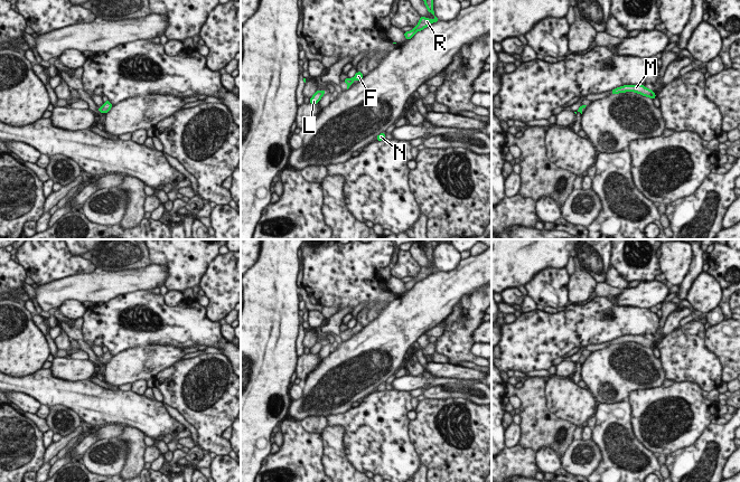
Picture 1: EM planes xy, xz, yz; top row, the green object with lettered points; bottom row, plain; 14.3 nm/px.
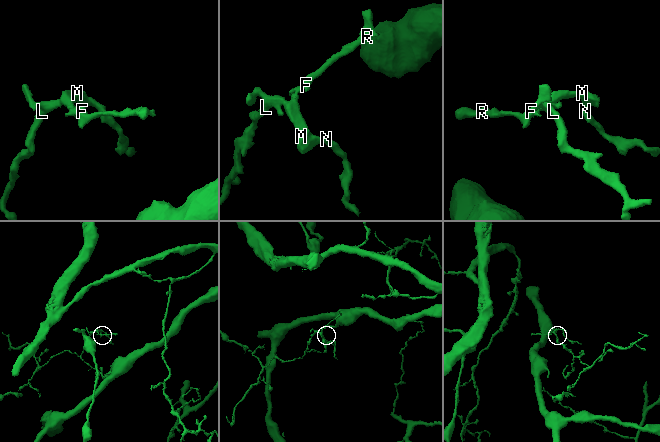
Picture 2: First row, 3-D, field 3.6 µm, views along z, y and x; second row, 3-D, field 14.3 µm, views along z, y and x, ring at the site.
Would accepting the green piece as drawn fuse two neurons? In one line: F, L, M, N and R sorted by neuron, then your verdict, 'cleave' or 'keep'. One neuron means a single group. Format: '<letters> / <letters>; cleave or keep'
F L M N R; keep

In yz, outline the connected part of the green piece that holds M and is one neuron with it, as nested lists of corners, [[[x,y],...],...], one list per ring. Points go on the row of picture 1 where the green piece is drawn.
[[[624,85],[612,89],[611,94],[618,94],[625,92],[635,92],[641,94],[643,96],[650,97],[652,100],[654,100],[656,96],[656,94],[652,89],[646,88],[644,85]]]

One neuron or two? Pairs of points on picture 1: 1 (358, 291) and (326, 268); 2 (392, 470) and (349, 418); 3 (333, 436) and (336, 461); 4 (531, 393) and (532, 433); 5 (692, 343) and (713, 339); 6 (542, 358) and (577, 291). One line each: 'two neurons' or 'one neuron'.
1: one neuron
2: one neuron
3: one neuron
4: one neuron
5: two neurons
6: two neurons

